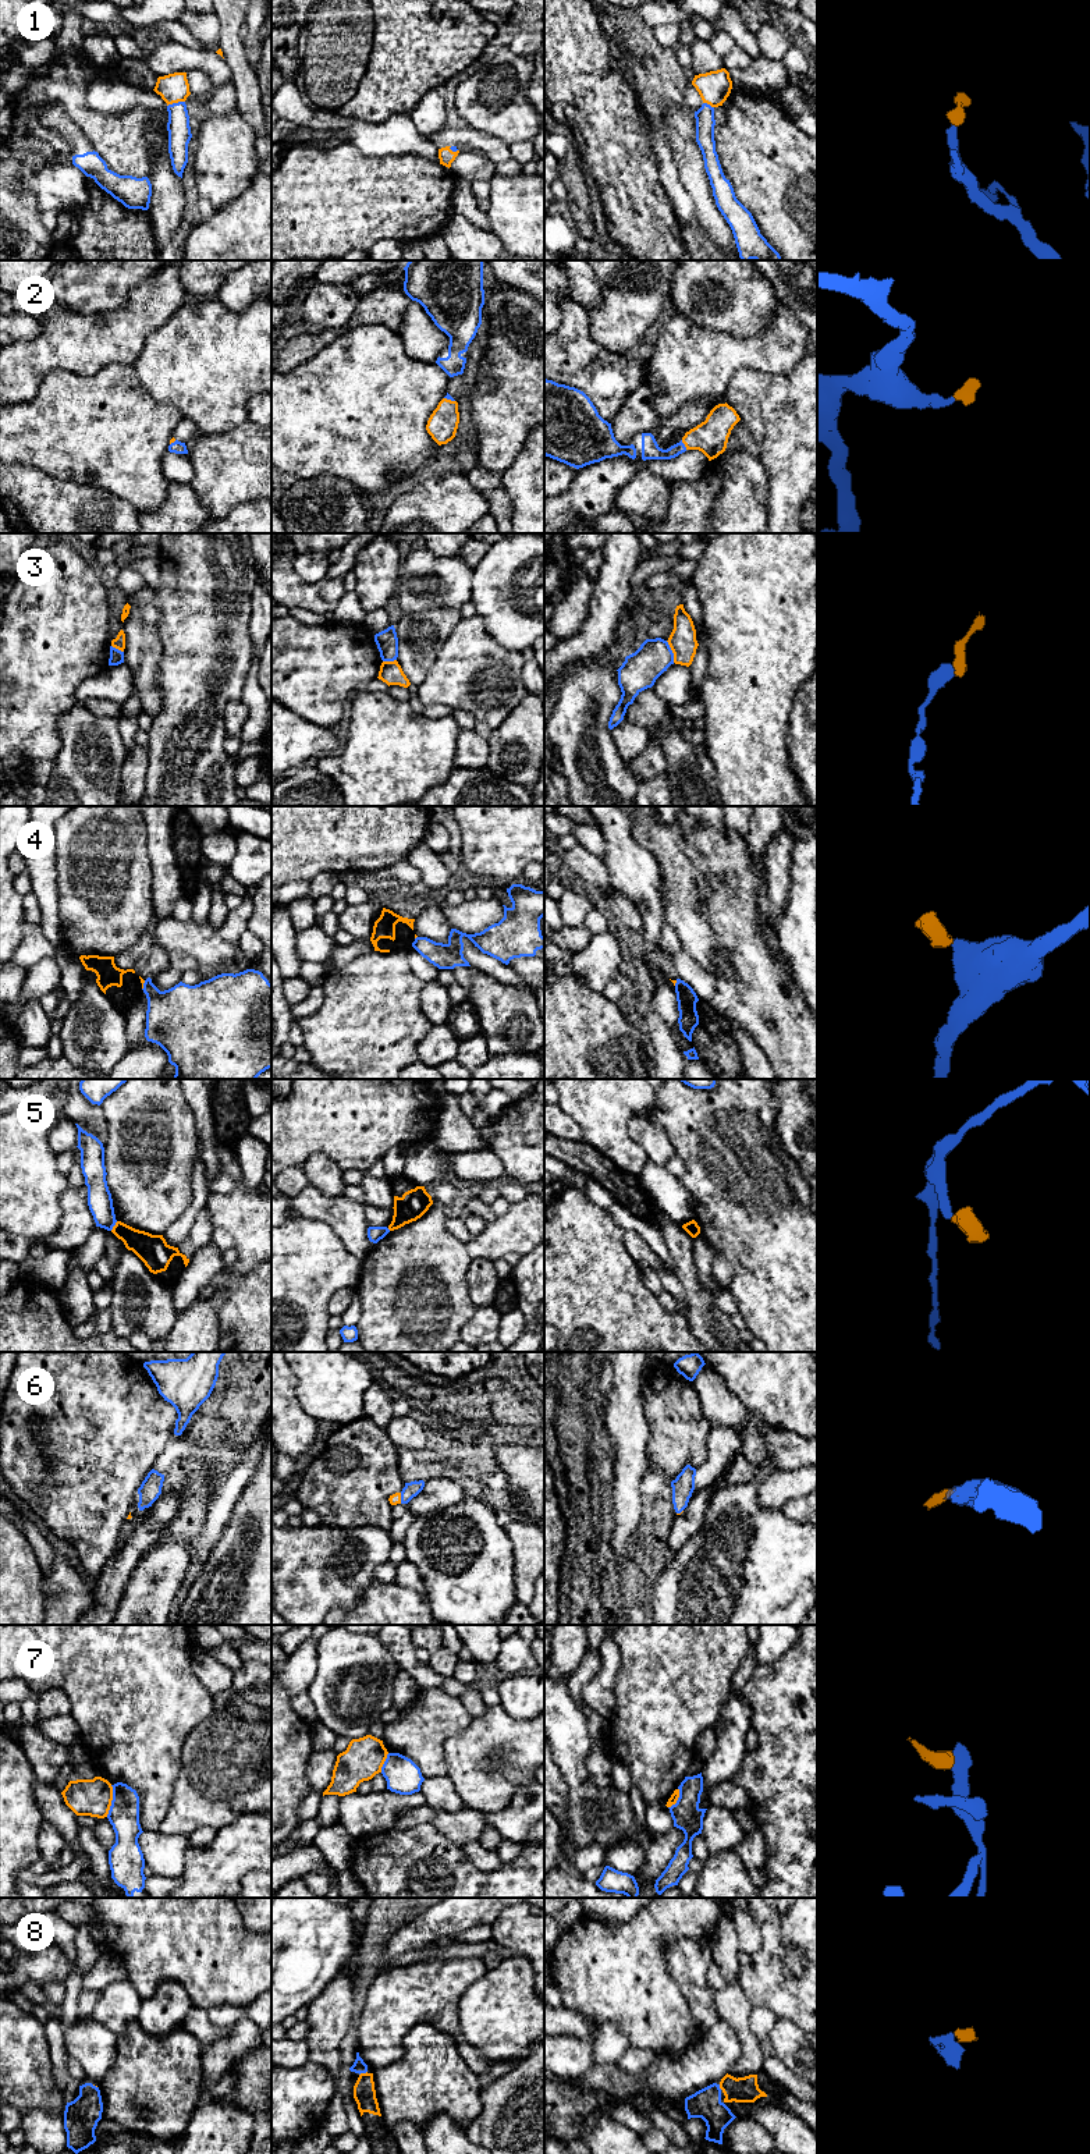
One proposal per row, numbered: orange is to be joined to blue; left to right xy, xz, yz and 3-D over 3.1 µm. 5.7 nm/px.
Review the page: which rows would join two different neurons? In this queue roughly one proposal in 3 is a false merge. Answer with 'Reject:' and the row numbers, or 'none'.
Reject: 3, 4, 5, 7

